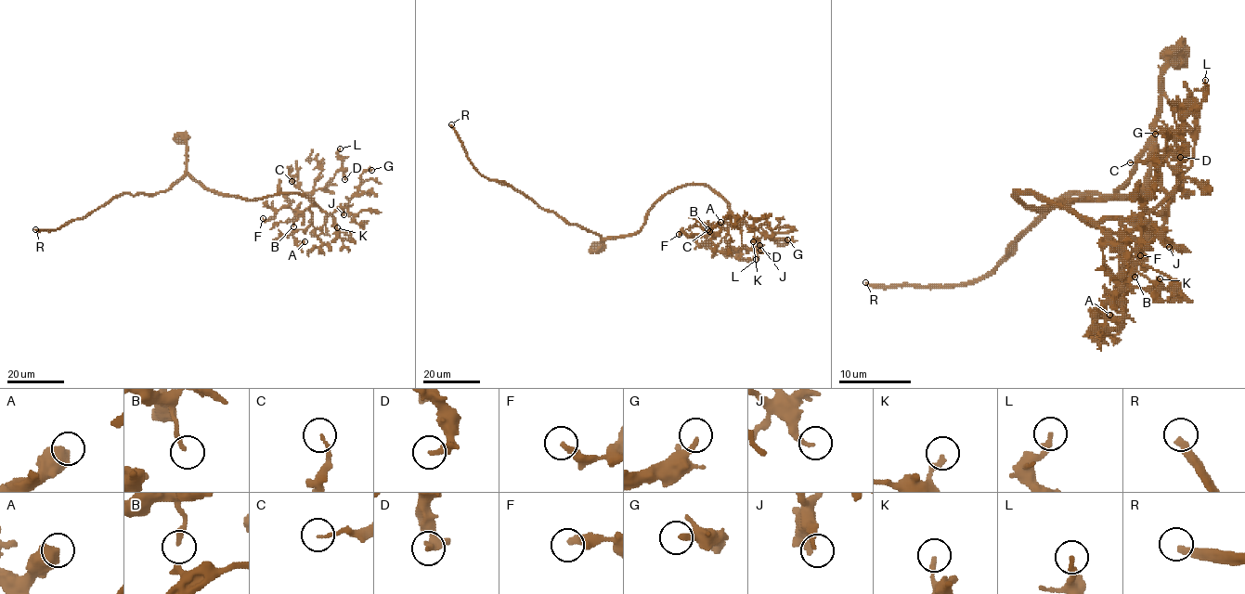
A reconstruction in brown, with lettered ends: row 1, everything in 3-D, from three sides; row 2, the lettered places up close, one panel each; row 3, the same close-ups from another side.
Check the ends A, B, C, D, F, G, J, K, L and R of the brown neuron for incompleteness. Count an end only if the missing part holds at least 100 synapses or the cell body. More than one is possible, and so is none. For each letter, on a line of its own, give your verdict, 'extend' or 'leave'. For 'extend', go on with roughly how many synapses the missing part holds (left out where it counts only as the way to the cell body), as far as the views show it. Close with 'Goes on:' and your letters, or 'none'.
A: leave
B: leave
C: leave
D: leave
F: leave
G: leave
J: leave
K: leave
L: leave
R: extend
Goes on: R

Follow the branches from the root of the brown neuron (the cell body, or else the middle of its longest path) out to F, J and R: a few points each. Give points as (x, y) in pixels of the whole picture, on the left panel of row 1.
F: (216, 192), (247, 199), (301, 193), (312, 200), (302, 212), (288, 206), (267, 220), (263, 218)
J: (216, 192), (247, 199), (301, 193), (328, 213), (345, 207), (343, 214)
R: (216, 192), (204, 189), (186, 175), (168, 189), (156, 193), (118, 195), (61, 227), (35, 229)

